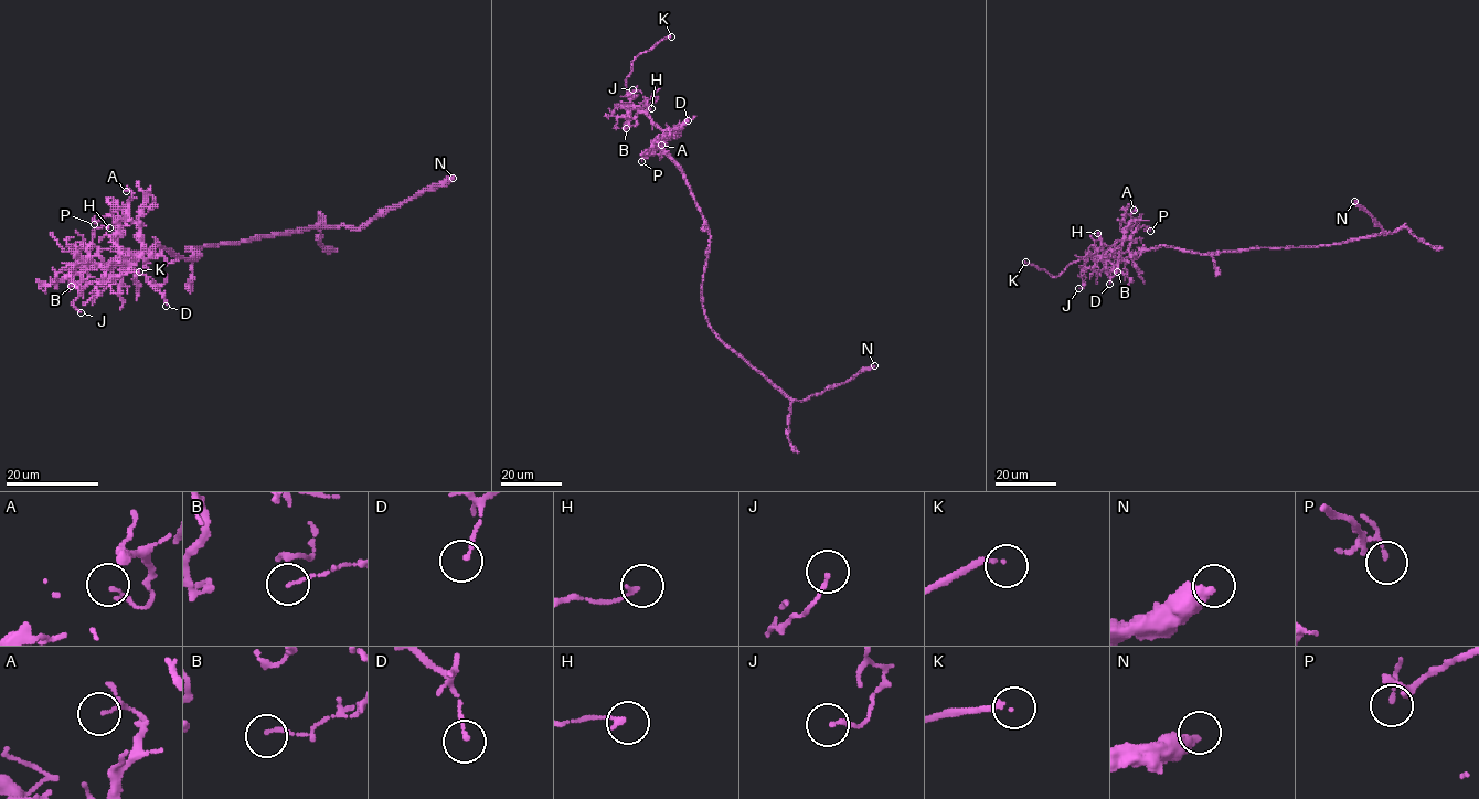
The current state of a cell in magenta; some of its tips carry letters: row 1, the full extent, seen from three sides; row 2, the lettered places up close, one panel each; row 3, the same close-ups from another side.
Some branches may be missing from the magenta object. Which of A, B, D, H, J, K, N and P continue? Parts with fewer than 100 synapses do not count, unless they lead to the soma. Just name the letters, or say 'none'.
K

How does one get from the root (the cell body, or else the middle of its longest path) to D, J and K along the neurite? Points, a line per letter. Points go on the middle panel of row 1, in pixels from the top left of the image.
D: (708, 255), (710, 233), (706, 220), (681, 167), (663, 148), (667, 131), (680, 128), (688, 120)
J: (708, 255), (706, 220), (681, 167), (663, 148), (663, 132), (632, 104), (632, 92), (628, 93), (632, 89)
K: (708, 255), (710, 228), (683, 171), (663, 148), (663, 132), (632, 104), (626, 87), (632, 61), (671, 36)

